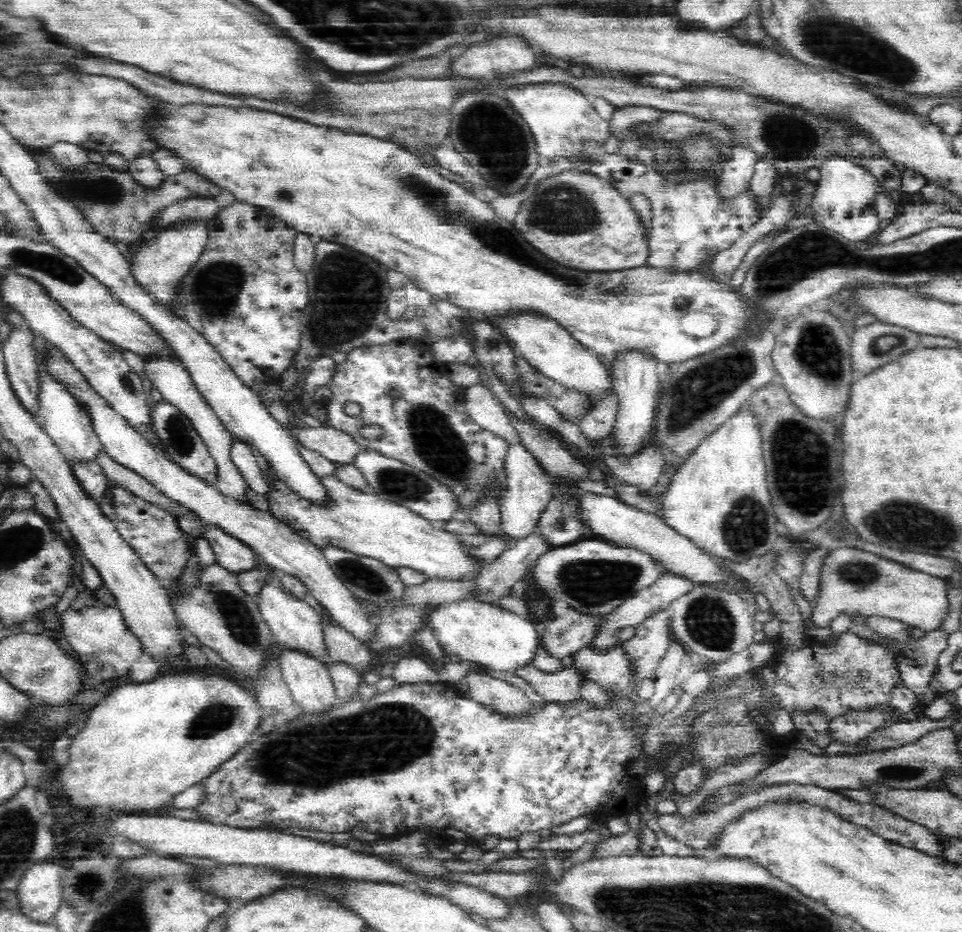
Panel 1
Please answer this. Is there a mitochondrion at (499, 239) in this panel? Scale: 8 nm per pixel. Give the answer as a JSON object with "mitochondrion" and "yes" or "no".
{"mitochondrion":"yes"}

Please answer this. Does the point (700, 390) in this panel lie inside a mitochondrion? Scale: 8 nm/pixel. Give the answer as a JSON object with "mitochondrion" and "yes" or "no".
{"mitochondrion":"yes"}

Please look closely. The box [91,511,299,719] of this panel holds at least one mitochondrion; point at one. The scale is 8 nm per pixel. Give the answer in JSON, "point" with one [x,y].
{"point":[242,626]}

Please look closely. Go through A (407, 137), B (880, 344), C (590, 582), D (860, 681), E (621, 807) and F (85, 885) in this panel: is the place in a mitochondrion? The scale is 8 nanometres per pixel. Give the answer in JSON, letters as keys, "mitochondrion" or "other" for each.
{"A":"other","B":"mitochondrion","C":"mitochondrion","D":"mitochondrion","E":"other","F":"mitochondrion"}

